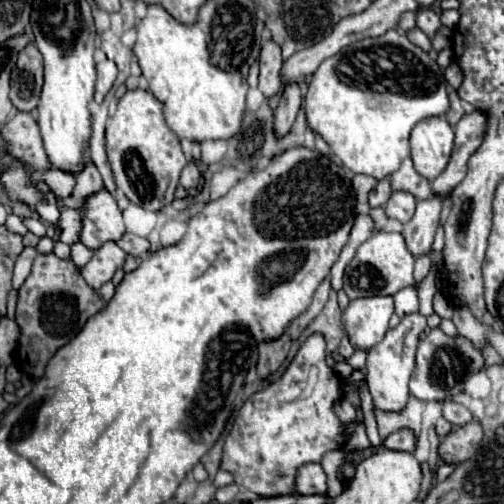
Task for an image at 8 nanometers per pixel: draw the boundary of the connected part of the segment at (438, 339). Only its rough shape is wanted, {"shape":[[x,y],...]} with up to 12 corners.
{"shape":[[432,328],[416,350],[410,394],[446,400],[482,370],[470,340]]}

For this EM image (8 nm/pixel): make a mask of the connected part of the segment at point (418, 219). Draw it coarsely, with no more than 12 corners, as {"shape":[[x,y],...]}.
{"shape":[[444,198],[418,200],[414,216],[404,224],[406,246],[430,254]]}

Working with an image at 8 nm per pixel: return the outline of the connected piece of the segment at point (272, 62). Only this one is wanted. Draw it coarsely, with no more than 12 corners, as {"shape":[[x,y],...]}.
{"shape":[[274,40],[260,52],[260,90],[274,96],[282,90],[282,54]]}

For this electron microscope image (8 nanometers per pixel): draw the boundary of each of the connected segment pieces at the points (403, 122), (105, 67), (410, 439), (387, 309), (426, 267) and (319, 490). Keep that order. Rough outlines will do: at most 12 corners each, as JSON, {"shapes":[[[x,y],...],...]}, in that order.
{"shapes":[[[388,30],[324,60],[308,126],[378,180],[444,116],[442,68]],[[112,60],[96,66],[94,100],[102,102],[112,88],[118,70]],[[410,428],[392,432],[384,446],[402,452],[416,450],[416,436]],[[390,296],[350,300],[342,326],[350,344],[370,350],[384,338]],[[420,256],[416,260],[414,278],[422,282],[430,272],[430,258]],[[320,464],[296,472],[298,494],[326,494],[326,472]]]}

